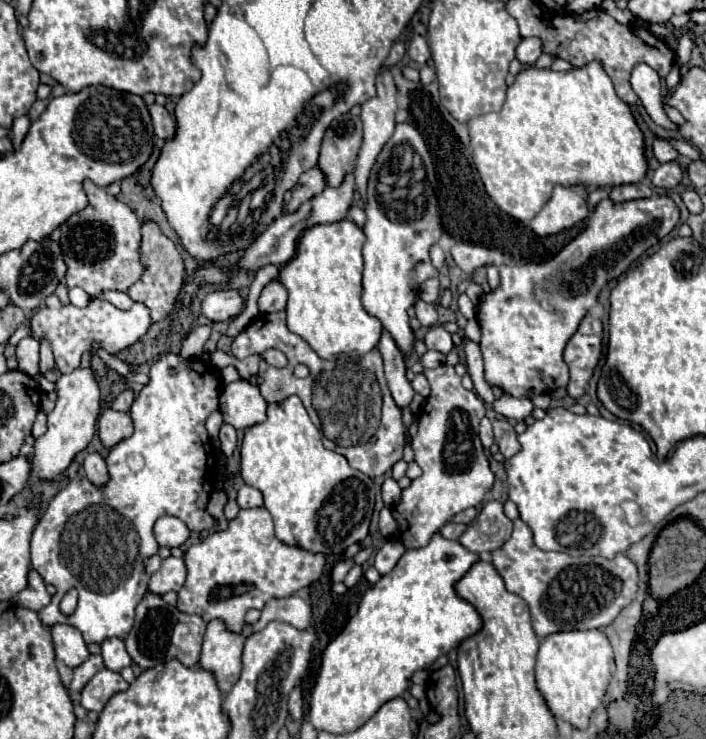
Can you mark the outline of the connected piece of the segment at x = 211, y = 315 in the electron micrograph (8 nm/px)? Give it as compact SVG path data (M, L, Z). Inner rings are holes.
M216 290L202 300L202 316L210 322L228 322L242 310L242 296L236 290Z

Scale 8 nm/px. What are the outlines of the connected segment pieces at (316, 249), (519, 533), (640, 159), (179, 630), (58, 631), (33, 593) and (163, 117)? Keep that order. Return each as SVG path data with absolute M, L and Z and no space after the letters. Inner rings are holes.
M350 220L308 228L298 240L296 254L278 272L278 282L288 290L286 322L288 330L304 338L324 360L334 354L356 352L364 356L376 348L382 324L370 316L362 304L362 246L364 232Z
M520 518L514 520L512 536L492 552L492 564L502 576L506 590L518 594L530 606L532 628L538 638L568 630L606 628L638 592L638 570L626 554L606 560L540 550L532 540L532 530Z
M588 62L568 72L524 68L506 92L500 112L490 112L468 122L470 146L482 184L492 202L512 218L530 222L552 196L554 186L604 188L642 182L648 172L644 134L638 128L632 108L616 96L614 84L600 62Z
M148 592L136 608L136 622L124 642L130 658L142 670L150 670L156 664L170 660L178 660L184 666L192 668L198 664L204 632L206 632L206 622L200 616L184 614L176 606L168 606L160 596Z
M56 624L56 626L50 628L50 632L52 632L56 658L60 662L64 662L70 668L76 668L76 666L80 666L80 662L88 660L90 652L84 644L84 638L82 638L80 630L76 630L72 626Z
M30 570L30 576L28 576L28 586L16 594L14 602L18 606L24 606L24 608L30 608L34 612L40 612L44 606L48 606L50 602L50 594L46 592L46 586L40 578L40 574L36 570Z
M152 104L150 106L150 116L152 116L154 132L156 132L158 138L162 138L162 140L174 138L174 134L176 134L176 120L168 114L168 110L164 106Z

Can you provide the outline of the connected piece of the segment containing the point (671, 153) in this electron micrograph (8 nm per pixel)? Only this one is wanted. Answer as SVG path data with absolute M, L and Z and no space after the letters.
M658 138L658 140L654 142L654 156L656 156L660 162L672 162L672 160L678 158L678 152L676 152L676 148L674 148L668 140Z

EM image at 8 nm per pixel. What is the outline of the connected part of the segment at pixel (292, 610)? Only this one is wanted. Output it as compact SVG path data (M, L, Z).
M298 596L274 598L264 606L260 620L254 626L248 624L244 628L244 636L250 636L252 632L262 630L268 622L288 622L290 626L296 626L298 630L306 630L310 626L310 620L312 620L312 610L302 598Z

